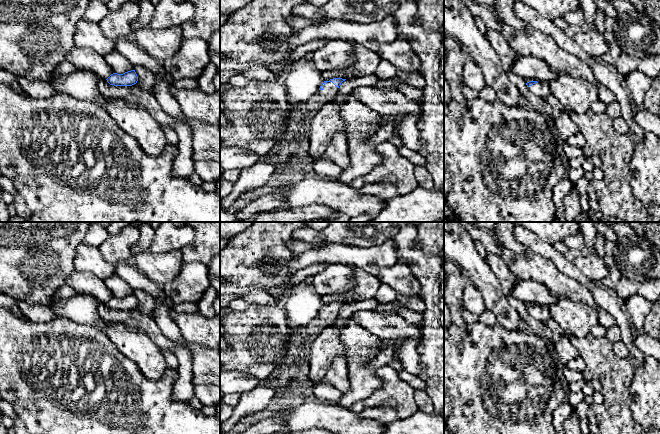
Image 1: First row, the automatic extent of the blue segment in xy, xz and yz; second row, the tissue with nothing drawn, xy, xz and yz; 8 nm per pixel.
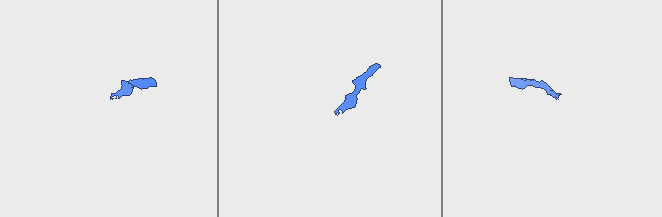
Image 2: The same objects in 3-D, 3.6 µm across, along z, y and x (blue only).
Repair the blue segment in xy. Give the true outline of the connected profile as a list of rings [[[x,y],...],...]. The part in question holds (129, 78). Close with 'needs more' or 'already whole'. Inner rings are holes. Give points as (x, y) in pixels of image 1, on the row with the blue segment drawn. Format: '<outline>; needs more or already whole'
[[[131,70],[123,74],[113,73],[106,80],[114,86],[132,86],[137,83],[138,76],[135,70]]]; already whole

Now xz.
[[[333,78],[329,81],[324,81],[319,91],[308,101],[307,118],[315,116],[325,104],[330,103],[331,98],[345,80],[342,78]]]; needs more

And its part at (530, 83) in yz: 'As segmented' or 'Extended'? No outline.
Extended

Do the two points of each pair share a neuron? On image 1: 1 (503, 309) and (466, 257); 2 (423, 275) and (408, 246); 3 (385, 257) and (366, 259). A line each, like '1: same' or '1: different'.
1: same
2: same
3: same

